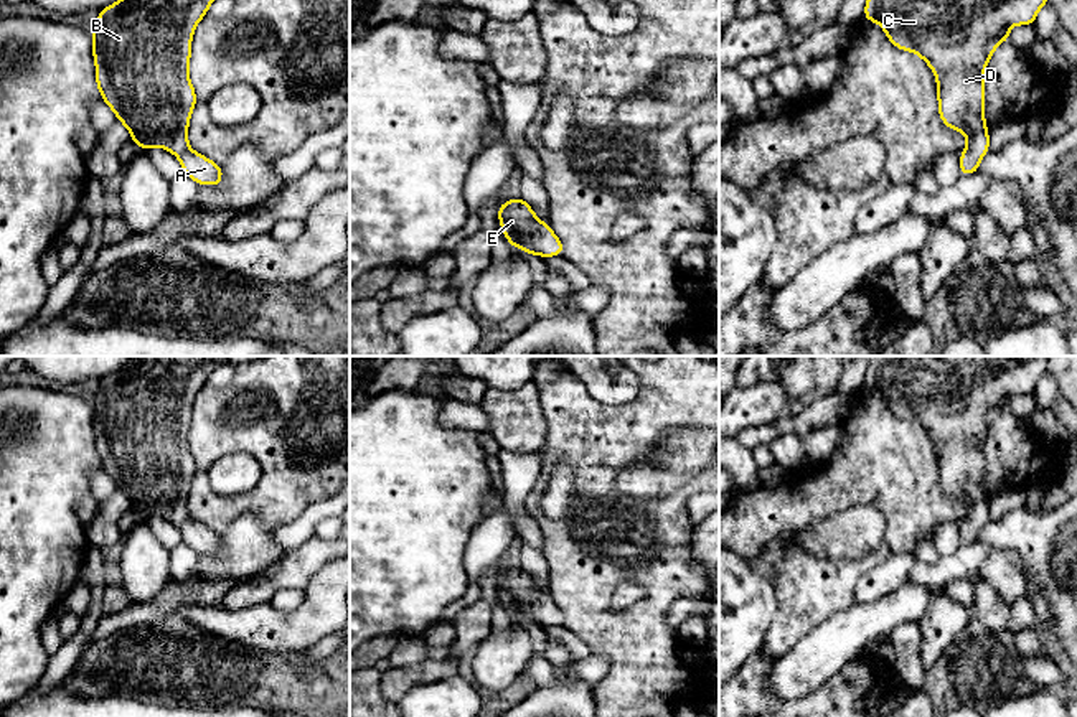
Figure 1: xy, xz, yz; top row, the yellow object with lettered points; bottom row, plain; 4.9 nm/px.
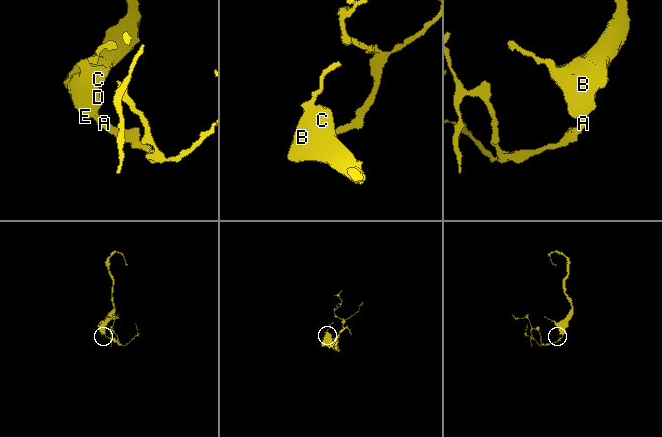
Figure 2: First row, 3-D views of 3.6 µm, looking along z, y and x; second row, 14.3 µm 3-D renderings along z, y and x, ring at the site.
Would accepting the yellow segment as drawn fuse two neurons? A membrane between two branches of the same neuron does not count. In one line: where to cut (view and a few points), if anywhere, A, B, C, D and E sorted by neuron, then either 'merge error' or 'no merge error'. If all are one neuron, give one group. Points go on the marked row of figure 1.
cut none; groups A B C D E; no merge error

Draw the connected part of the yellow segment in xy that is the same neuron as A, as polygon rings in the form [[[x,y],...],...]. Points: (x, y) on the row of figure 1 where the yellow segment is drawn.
[[[119,0],[102,10],[91,30],[96,63],[96,84],[101,97],[122,122],[139,148],[162,147],[181,163],[183,173],[198,185],[218,186],[223,180],[221,165],[190,148],[188,124],[196,105],[196,92],[188,74],[191,38],[196,25],[208,13],[213,0]]]

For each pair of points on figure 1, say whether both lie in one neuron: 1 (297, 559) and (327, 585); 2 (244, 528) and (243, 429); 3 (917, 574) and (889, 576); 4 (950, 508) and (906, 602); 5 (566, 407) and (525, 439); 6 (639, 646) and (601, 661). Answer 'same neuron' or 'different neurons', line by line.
1: different neurons
2: different neurons
3: different neurons
4: different neurons
5: different neurons
6: different neurons

